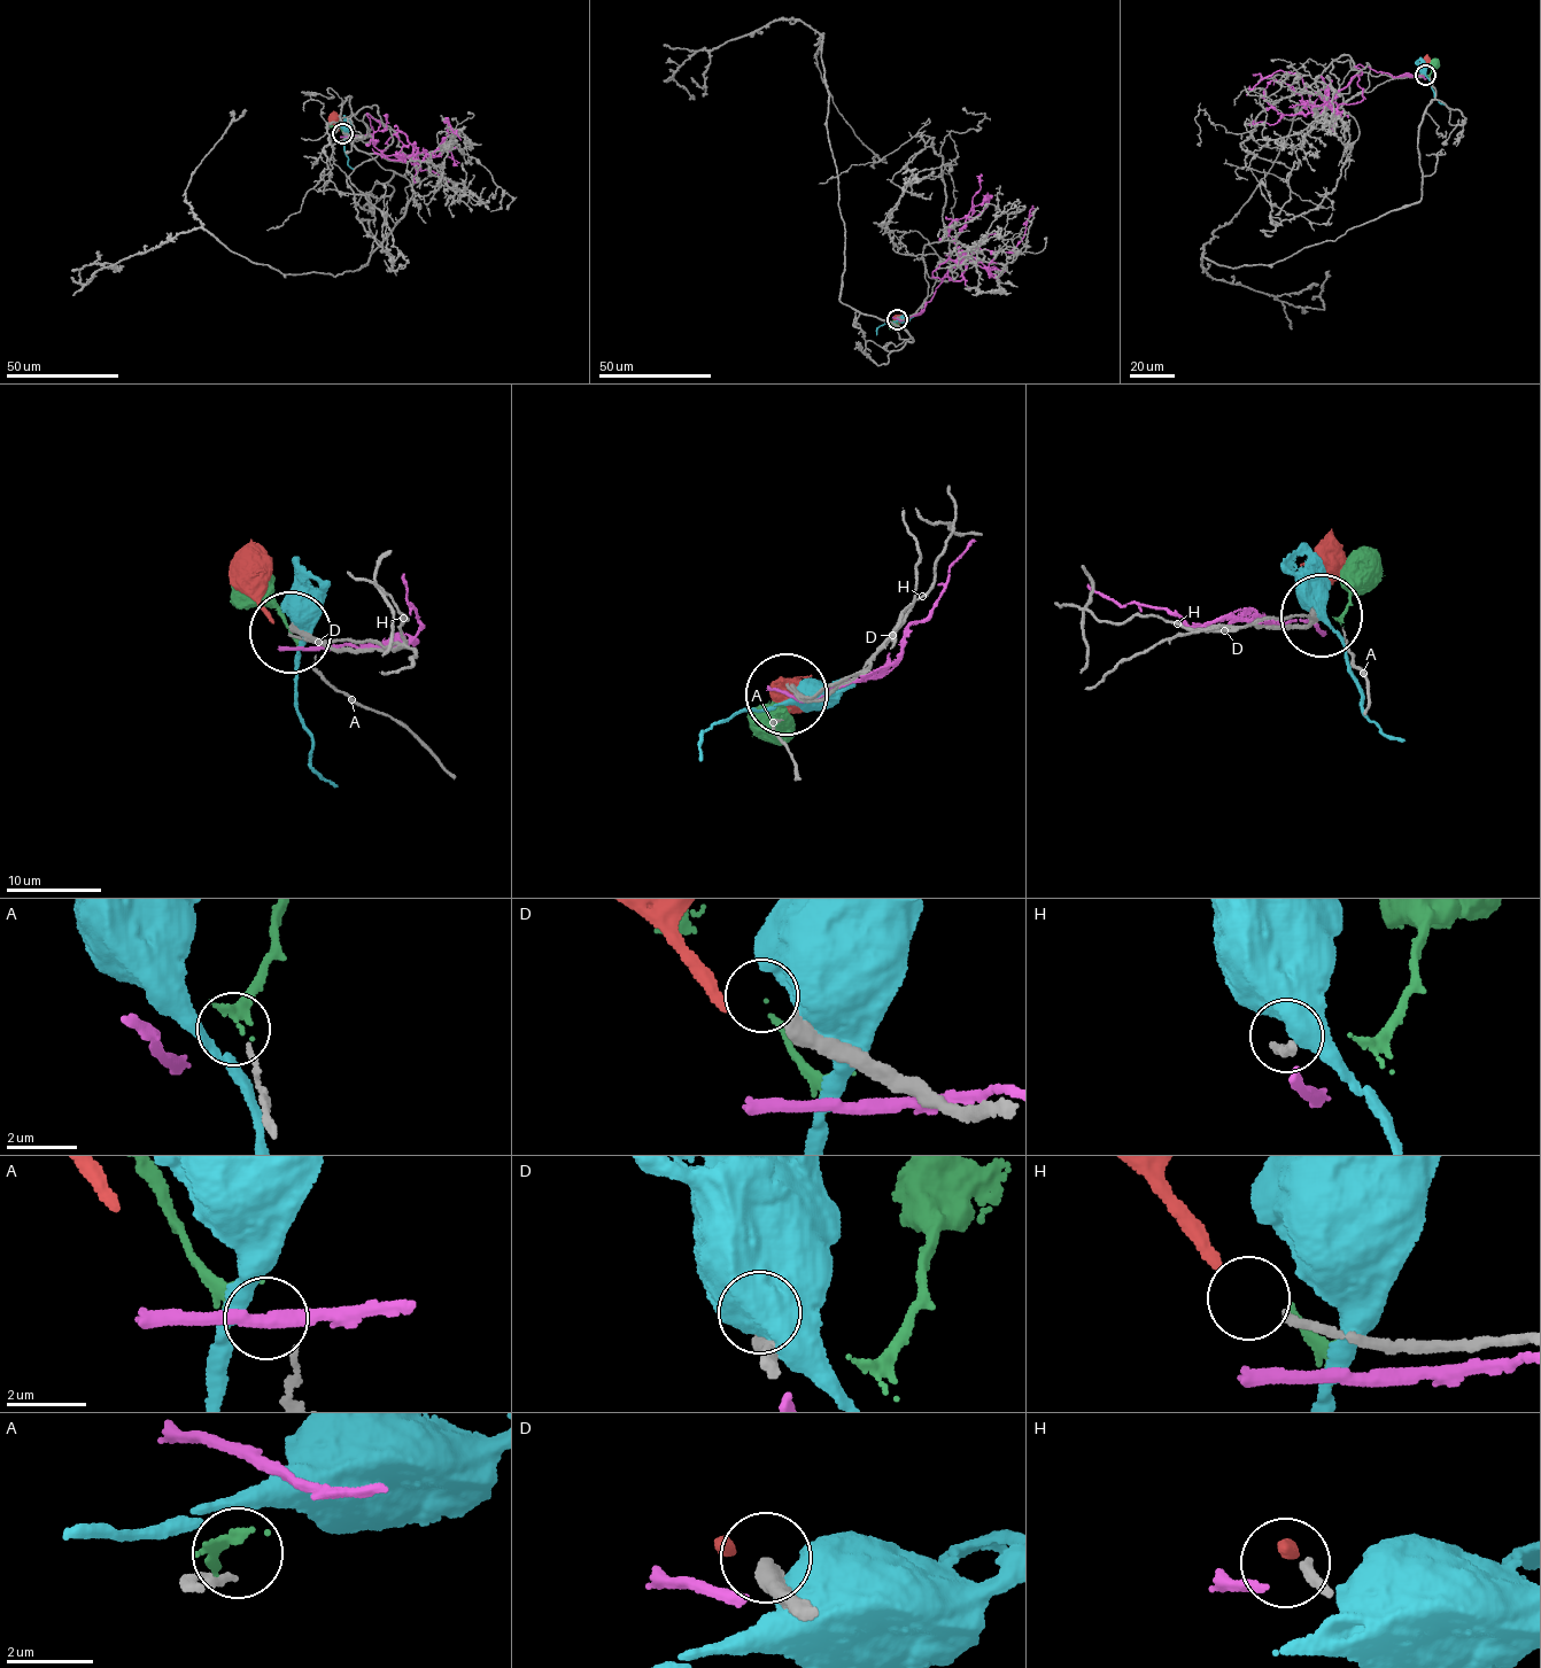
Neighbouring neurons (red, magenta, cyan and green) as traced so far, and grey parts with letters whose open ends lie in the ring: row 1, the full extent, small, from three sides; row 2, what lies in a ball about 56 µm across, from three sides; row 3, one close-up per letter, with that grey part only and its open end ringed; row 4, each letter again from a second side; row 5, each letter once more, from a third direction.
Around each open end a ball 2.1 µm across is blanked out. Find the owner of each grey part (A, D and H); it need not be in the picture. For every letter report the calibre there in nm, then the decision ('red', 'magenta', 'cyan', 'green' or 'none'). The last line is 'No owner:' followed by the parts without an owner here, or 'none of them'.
A: 120 nm thick; green
D: 480 nm thick; none
H: 240 nm thick; red
No owner: D

